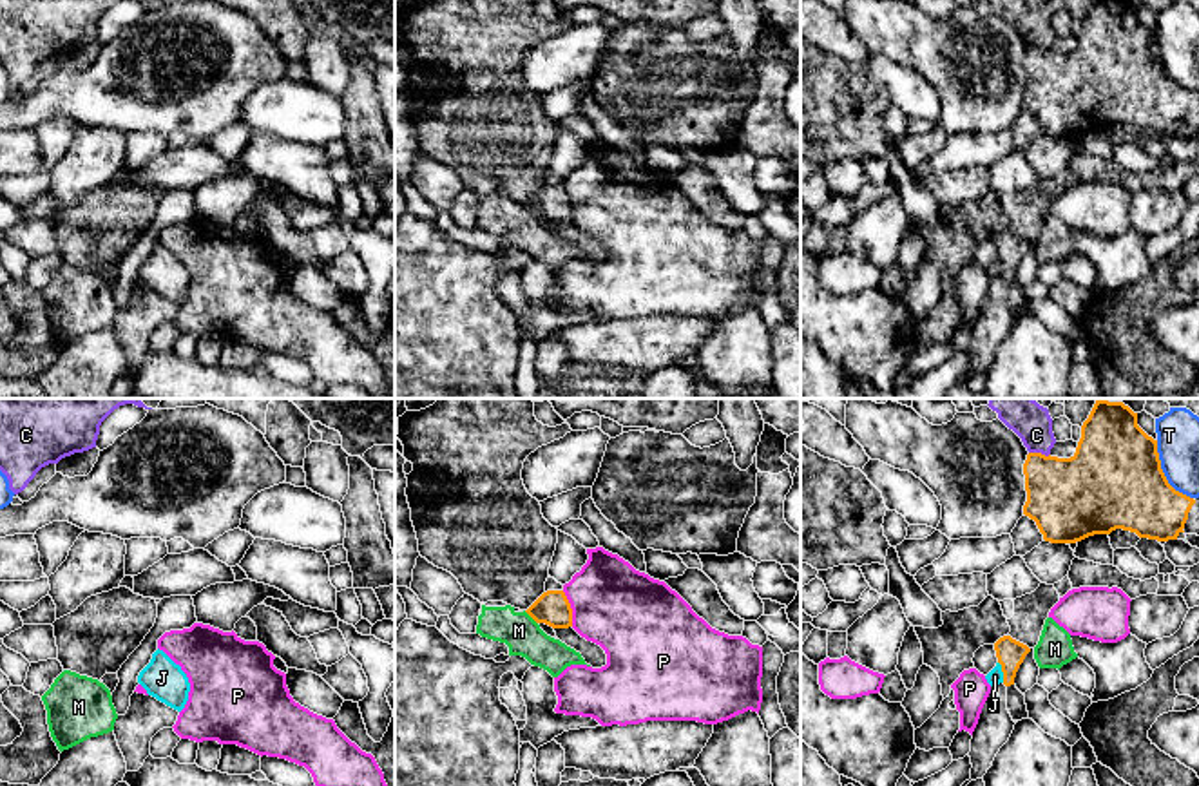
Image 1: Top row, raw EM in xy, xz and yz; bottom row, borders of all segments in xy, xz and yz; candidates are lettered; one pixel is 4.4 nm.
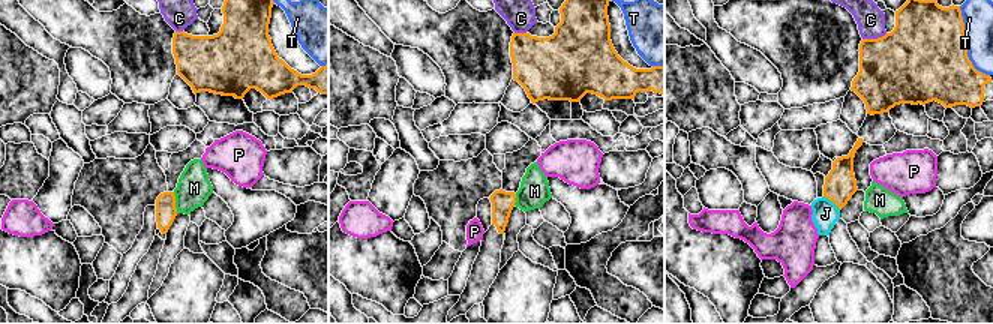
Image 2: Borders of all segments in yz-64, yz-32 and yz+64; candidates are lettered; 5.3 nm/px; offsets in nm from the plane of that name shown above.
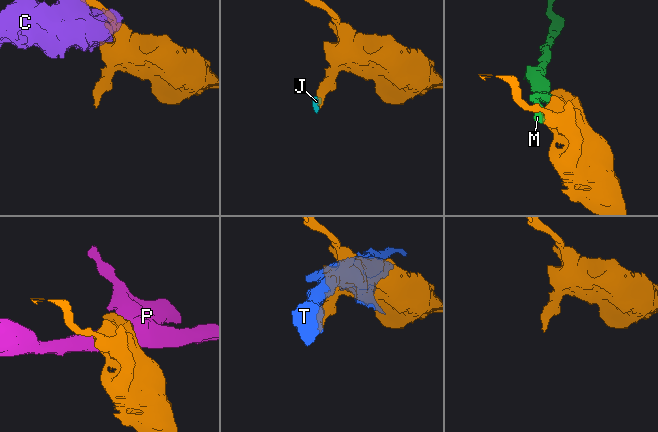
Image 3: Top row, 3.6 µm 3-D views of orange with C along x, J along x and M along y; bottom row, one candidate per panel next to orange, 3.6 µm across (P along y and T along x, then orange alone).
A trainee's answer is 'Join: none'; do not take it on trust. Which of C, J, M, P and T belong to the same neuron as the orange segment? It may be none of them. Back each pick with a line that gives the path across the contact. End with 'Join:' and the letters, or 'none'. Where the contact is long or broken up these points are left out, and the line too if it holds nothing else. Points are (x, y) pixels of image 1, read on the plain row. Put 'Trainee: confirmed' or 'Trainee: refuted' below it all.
Join: none
Trainee: confirmed

